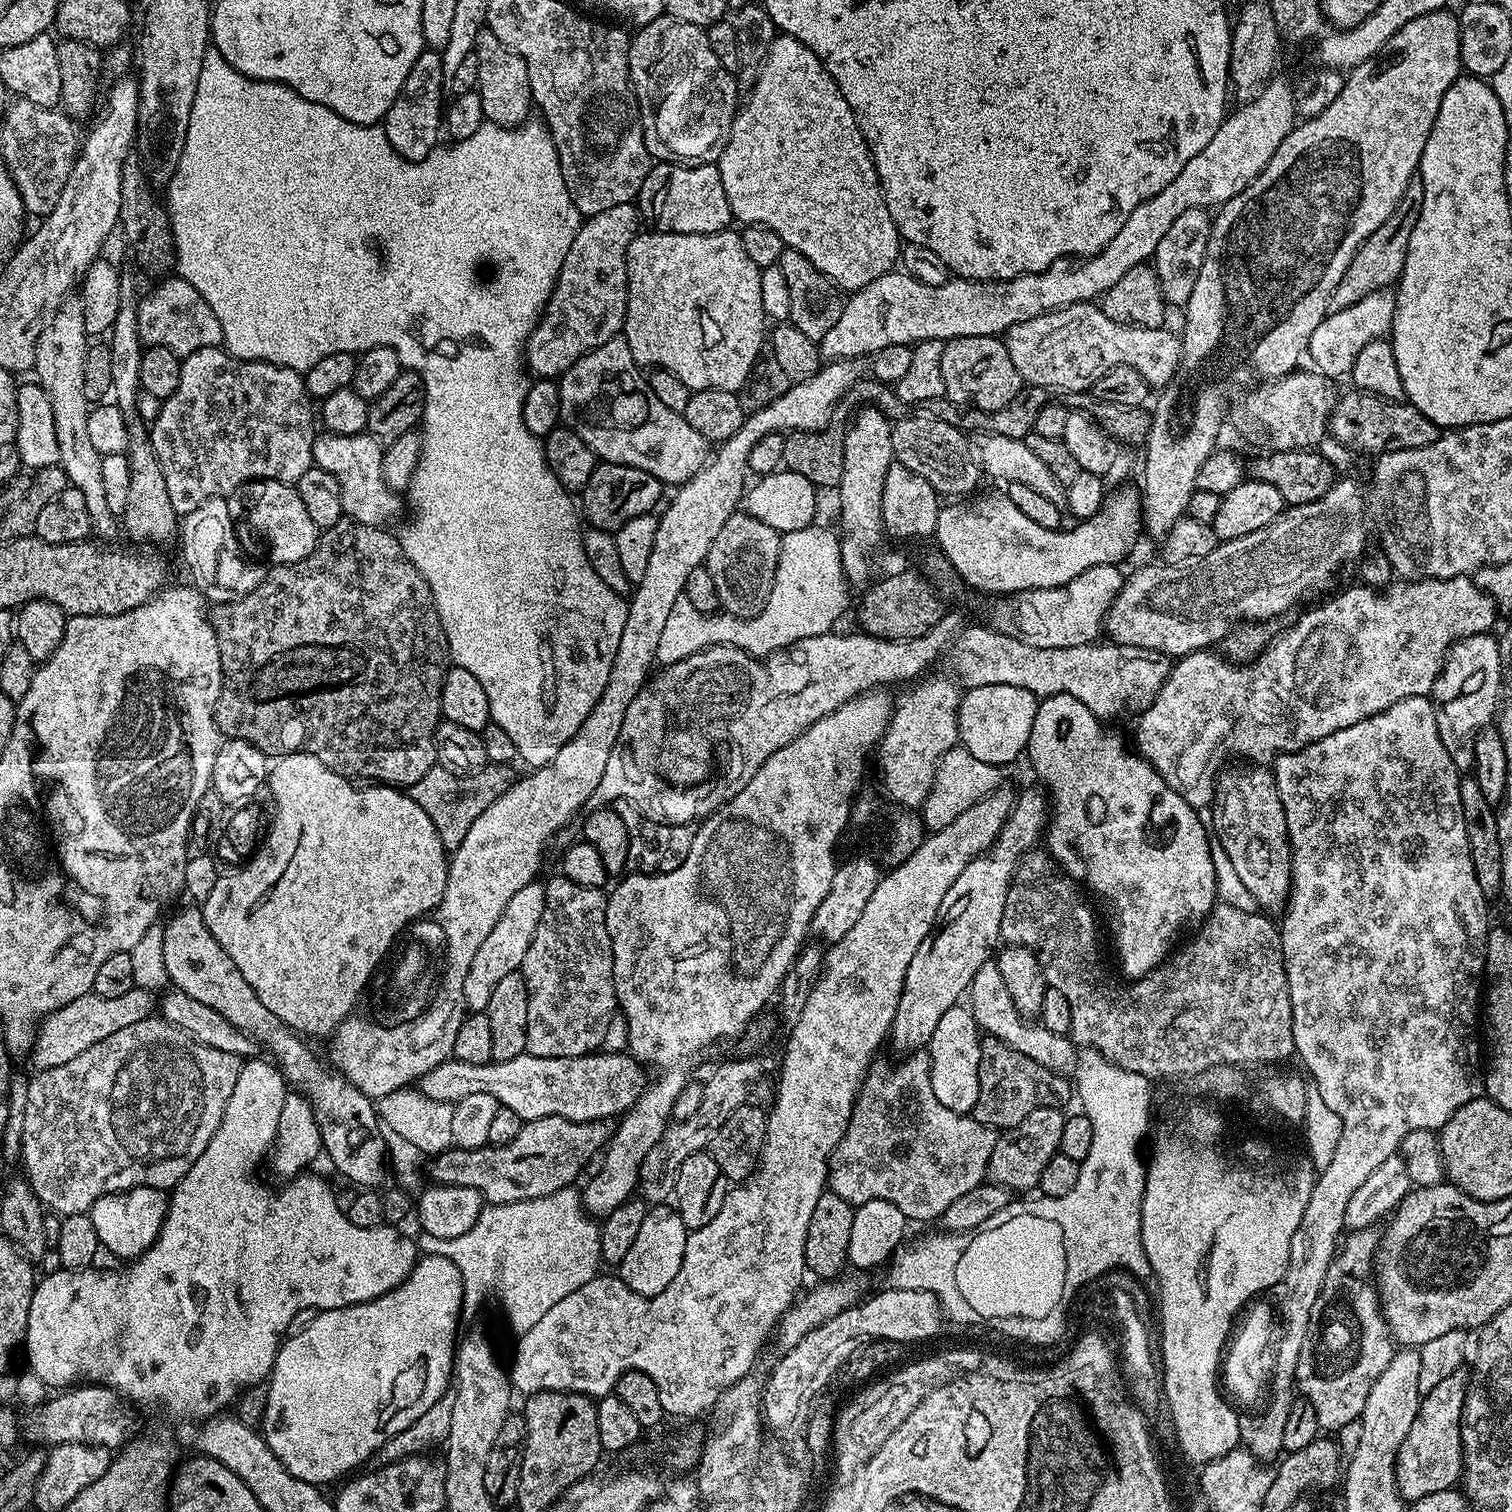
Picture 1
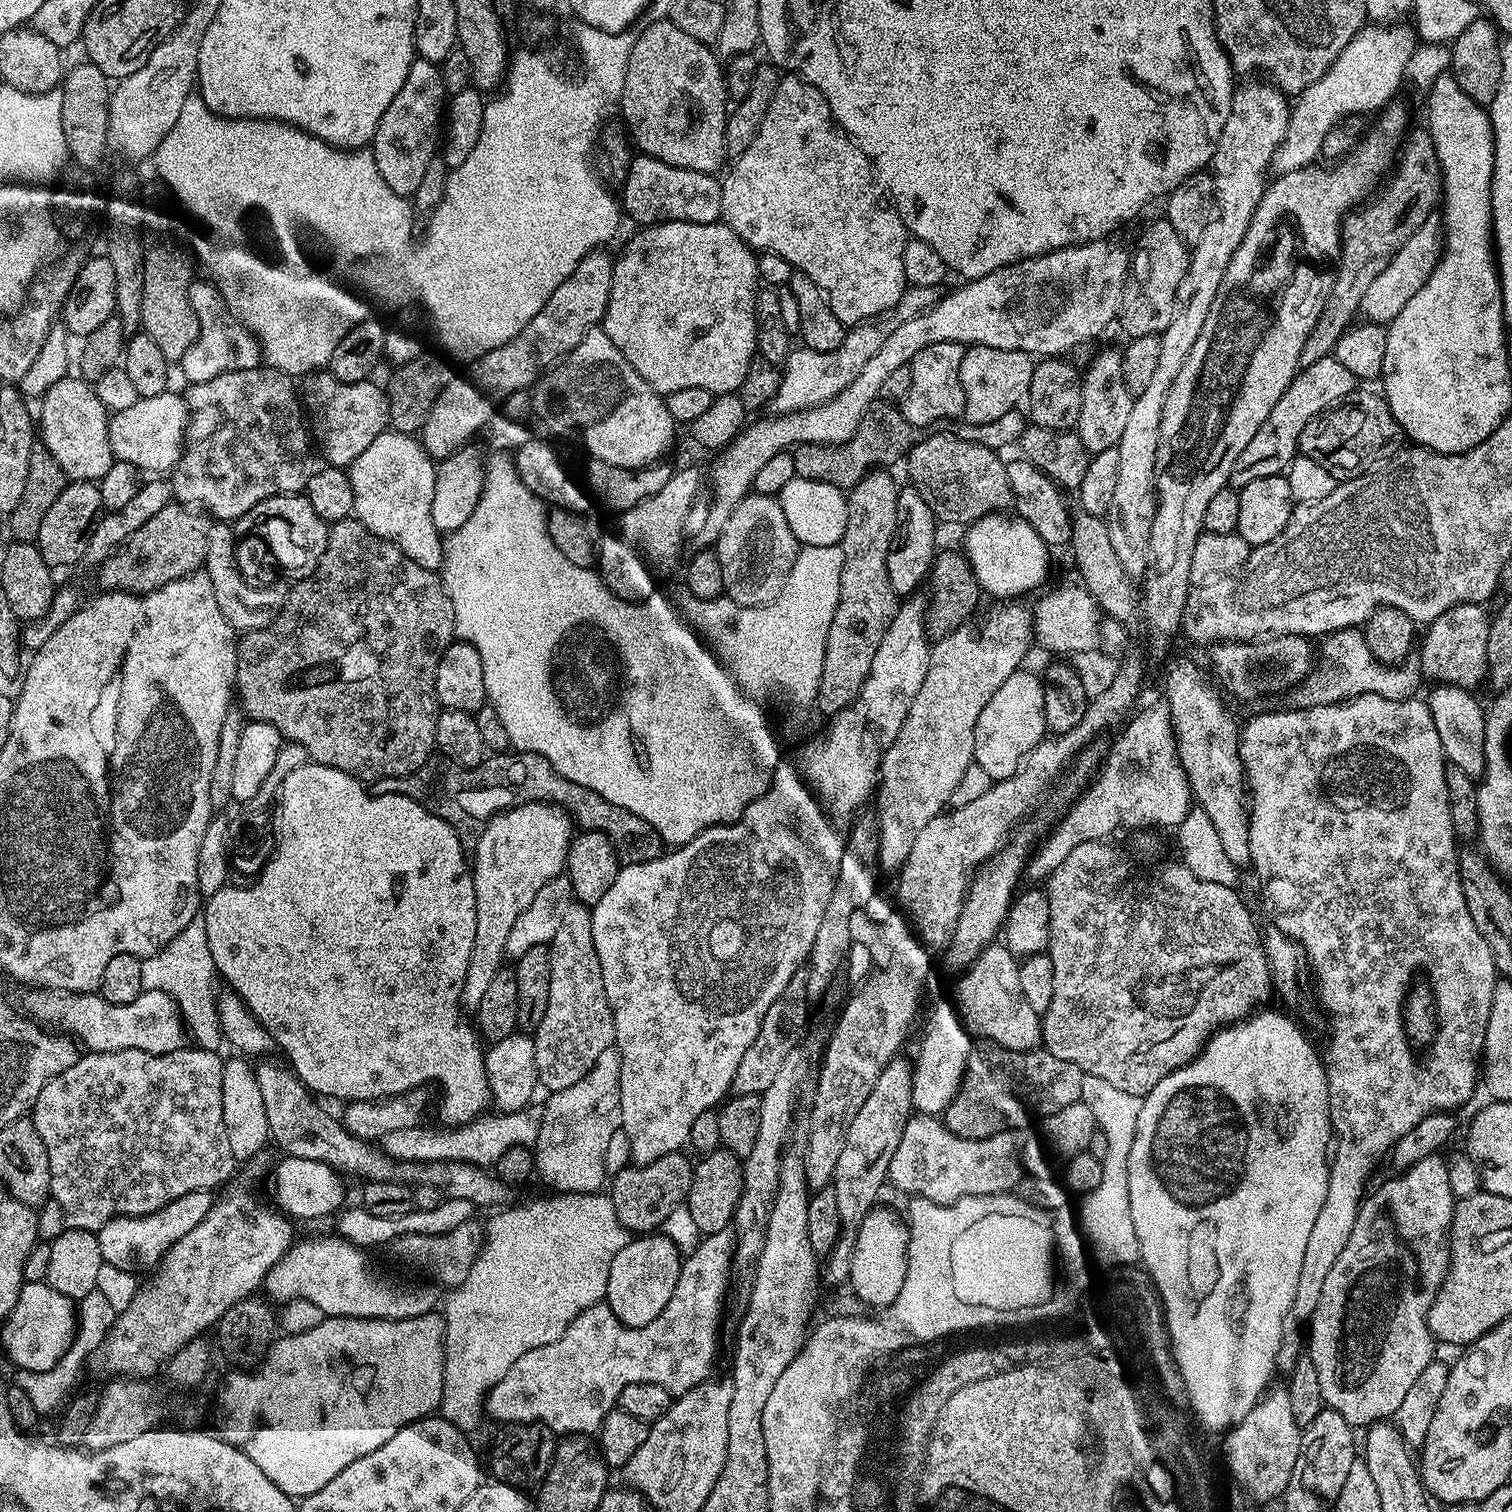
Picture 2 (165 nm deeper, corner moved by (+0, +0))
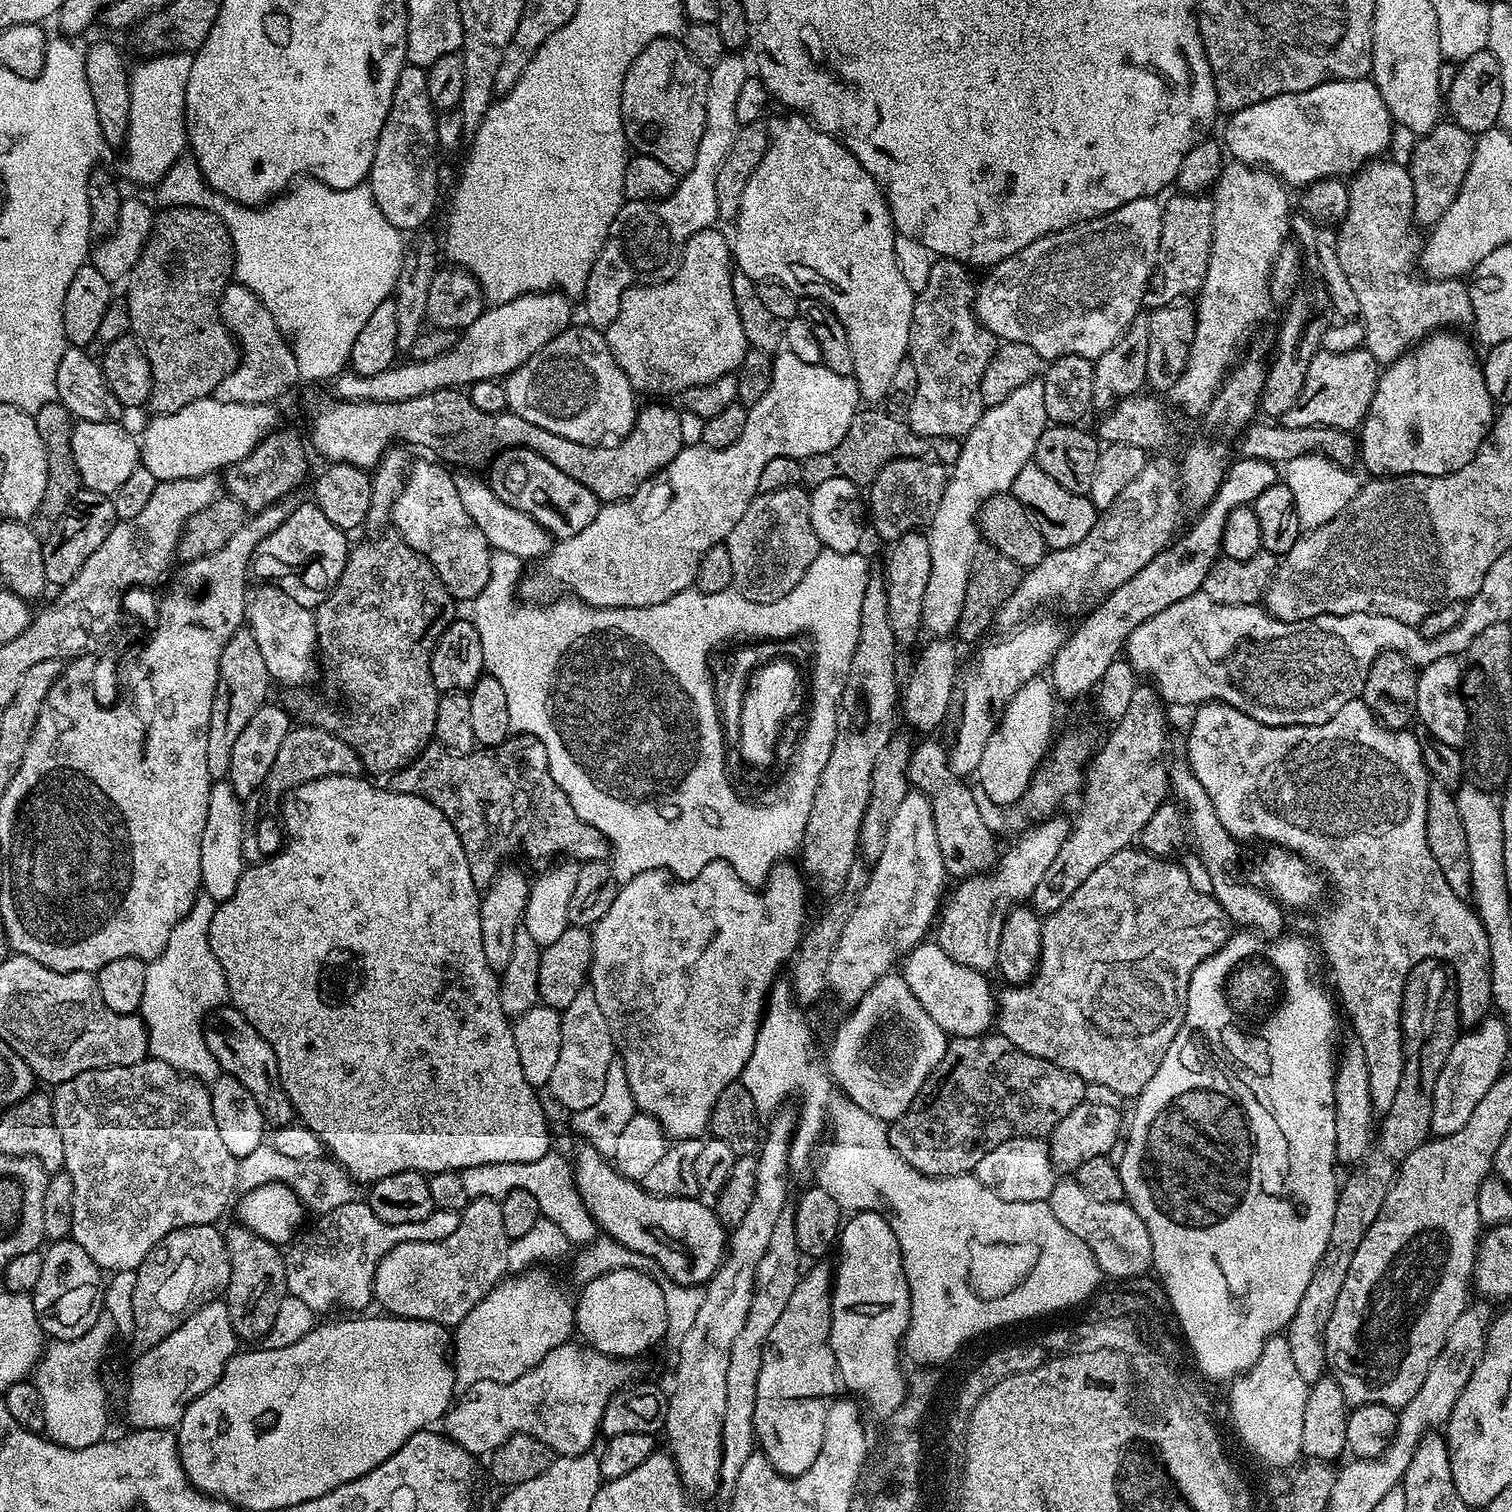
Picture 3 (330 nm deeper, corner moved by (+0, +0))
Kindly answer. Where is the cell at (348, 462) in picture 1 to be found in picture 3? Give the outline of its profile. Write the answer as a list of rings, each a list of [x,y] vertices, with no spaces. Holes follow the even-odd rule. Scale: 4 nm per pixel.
[[[427,459],[409,467],[402,494],[398,494],[392,507],[390,524],[397,528],[399,539],[431,562],[453,600],[472,602],[490,582],[493,549],[488,547],[486,534],[478,530],[474,518],[466,514],[466,506],[458,498],[455,475],[443,463]]]

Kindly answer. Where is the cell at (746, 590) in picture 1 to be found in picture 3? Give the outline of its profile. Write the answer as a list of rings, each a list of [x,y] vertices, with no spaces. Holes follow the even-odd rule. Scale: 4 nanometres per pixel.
[[[803,487],[787,488],[777,492],[760,492],[746,506],[746,514],[738,518],[734,530],[730,530],[726,541],[730,550],[730,562],[734,569],[732,583],[735,591],[741,592],[750,602],[778,602],[778,598],[786,598],[798,582],[810,570],[810,562],[818,558],[822,545],[818,534],[814,534],[814,526],[810,522],[810,495]]]

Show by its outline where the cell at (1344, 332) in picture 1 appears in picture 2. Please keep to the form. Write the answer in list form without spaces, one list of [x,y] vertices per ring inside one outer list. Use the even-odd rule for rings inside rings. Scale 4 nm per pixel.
[[[1433,214],[1426,218],[1426,222],[1422,222],[1422,226],[1418,226],[1418,230],[1414,230],[1414,234],[1410,234],[1410,238],[1406,238],[1406,246],[1394,254],[1390,266],[1386,266],[1386,270],[1374,278],[1372,285],[1366,289],[1366,295],[1362,297],[1359,315],[1374,324],[1391,324],[1394,318],[1398,318],[1402,306],[1406,306],[1406,302],[1410,302],[1410,298],[1422,290],[1426,278],[1430,278],[1434,266],[1440,260],[1441,251],[1442,220],[1439,215]]]

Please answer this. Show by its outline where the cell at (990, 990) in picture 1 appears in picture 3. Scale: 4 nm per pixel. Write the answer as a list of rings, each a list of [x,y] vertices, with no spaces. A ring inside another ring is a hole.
[[[921,942],[908,953],[903,961],[902,975],[906,986],[922,1002],[922,1006],[938,1022],[949,1037],[982,1036],[989,1031],[996,1004],[992,1001],[992,988],[983,971],[959,964],[940,948],[939,943]]]

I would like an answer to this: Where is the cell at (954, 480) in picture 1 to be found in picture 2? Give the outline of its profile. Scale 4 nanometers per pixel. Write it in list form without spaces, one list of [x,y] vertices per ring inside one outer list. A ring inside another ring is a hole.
[[[929,433],[928,437],[921,437],[909,447],[906,468],[911,478],[911,485],[922,494],[926,506],[936,515],[937,521],[948,524],[961,524],[967,526],[983,516],[991,516],[997,510],[1013,503],[1012,491],[1010,490],[1007,463],[995,449],[982,446],[980,443],[972,443],[962,439],[959,435]]]

